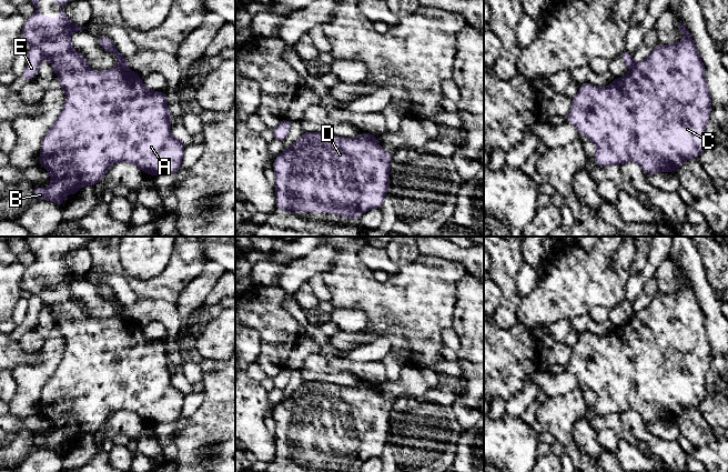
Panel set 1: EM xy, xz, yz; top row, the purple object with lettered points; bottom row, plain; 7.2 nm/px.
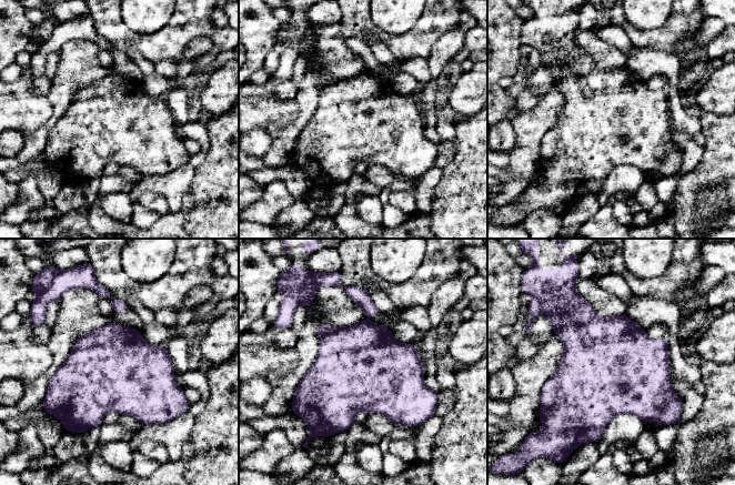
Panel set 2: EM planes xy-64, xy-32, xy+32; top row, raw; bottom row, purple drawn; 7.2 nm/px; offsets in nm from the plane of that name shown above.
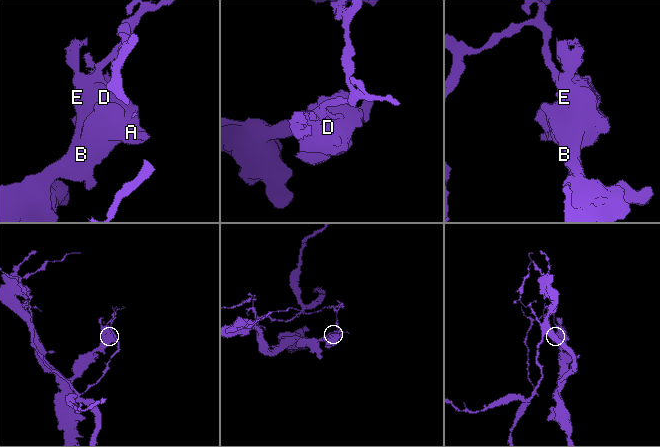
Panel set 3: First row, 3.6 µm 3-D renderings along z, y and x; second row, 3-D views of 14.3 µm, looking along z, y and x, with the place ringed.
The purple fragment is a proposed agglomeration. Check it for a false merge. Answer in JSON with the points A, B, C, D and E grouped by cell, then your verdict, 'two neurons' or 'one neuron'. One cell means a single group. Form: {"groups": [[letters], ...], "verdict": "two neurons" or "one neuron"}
{"groups": [["A", "B", "C", "D"], ["E"]], "verdict": "two neurons"}

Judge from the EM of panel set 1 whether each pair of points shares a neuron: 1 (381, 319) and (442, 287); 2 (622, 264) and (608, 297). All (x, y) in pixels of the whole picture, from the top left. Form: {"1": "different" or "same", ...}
{"1": "same", "2": "different"}

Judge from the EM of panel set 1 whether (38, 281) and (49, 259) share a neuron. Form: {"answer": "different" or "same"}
{"answer": "same"}

